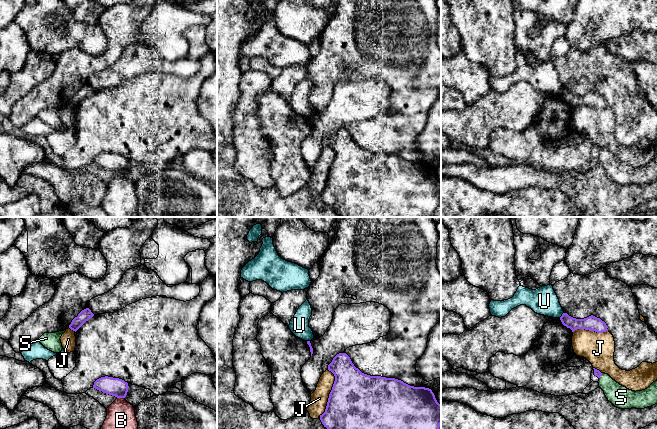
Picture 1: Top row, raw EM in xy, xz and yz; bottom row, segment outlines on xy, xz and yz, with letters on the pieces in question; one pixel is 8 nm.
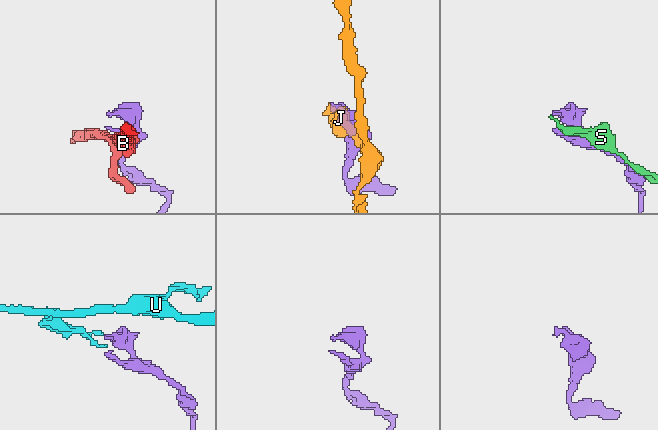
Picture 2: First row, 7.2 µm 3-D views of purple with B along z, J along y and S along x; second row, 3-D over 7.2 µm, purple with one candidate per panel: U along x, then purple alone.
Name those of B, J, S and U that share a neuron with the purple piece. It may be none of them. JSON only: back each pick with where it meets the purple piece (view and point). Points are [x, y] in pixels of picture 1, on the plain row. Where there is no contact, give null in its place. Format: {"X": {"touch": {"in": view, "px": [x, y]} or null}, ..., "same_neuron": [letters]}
{"same_neuron": []}

